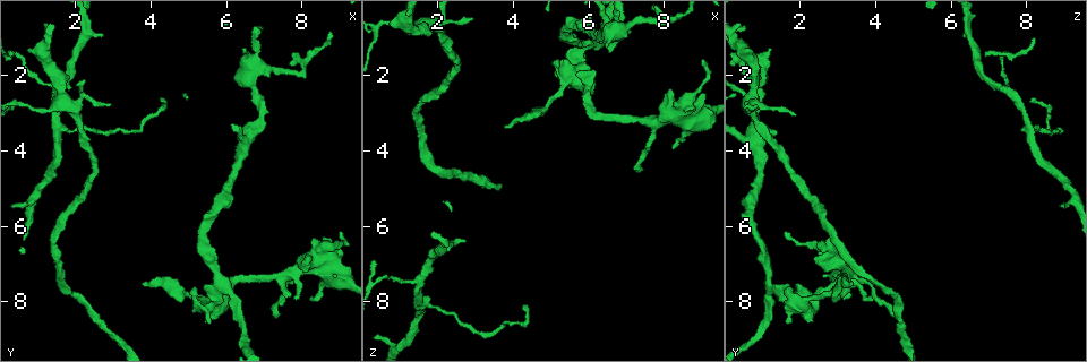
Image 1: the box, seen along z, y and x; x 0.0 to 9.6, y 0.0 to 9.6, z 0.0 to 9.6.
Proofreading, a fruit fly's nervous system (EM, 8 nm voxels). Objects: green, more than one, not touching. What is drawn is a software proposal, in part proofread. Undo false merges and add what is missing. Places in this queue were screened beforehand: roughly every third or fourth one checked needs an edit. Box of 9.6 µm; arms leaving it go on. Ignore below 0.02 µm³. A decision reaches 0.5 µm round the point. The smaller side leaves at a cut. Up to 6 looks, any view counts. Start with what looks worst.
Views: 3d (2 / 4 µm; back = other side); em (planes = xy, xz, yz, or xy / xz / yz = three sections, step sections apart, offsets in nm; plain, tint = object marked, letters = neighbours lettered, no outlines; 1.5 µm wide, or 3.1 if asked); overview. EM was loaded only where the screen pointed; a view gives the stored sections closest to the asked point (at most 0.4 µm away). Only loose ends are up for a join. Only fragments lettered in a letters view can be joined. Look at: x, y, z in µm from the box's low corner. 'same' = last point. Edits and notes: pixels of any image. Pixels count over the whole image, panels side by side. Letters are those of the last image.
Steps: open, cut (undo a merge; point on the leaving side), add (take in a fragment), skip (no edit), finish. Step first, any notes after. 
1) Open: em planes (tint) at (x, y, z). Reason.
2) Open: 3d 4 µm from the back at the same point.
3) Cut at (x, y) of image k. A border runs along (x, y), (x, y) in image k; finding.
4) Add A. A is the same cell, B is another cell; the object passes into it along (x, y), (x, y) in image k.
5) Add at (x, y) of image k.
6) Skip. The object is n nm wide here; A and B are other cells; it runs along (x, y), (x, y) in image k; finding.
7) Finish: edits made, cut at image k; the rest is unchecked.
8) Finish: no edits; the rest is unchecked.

Open: em yz step 4 (tint) at (5.80, 7.70, 1.30). Sharp bend.

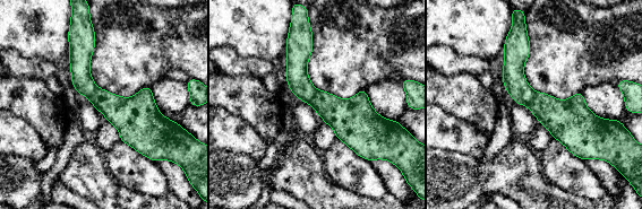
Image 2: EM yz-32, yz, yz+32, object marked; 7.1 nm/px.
Open: em planes (letters) at the same point. Another direction.

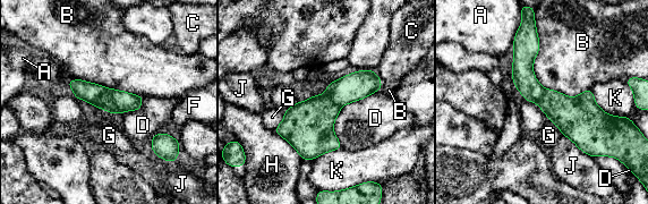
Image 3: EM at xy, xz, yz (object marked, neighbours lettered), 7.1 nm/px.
Cut at (125, 101) of image 3. The object is 170 nm wide here; A, B, C, D, F, G, H, J and K are other cells; a border runs along (103, 87), (118, 112) in image 3; two neurons meet here.

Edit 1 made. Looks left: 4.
Open: overview.

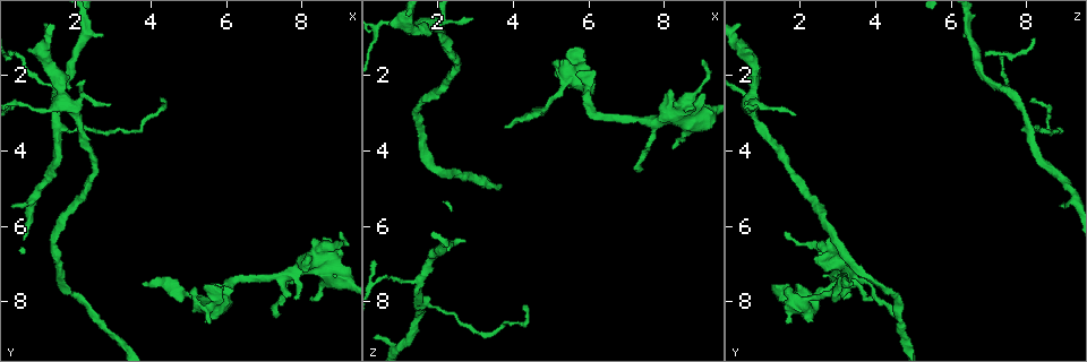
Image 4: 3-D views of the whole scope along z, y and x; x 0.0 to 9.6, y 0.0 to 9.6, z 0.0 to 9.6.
Open: em xz step 8 (letters) at (8.20, 6.85, 2.45). Free end.

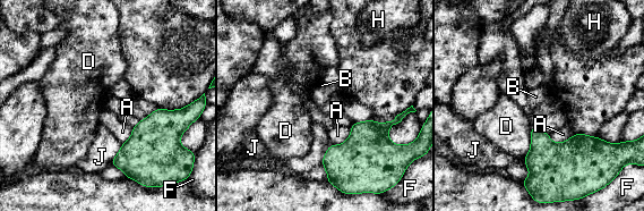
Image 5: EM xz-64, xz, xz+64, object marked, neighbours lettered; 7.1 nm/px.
Open: em planes (letters) at the same point. Another direction.

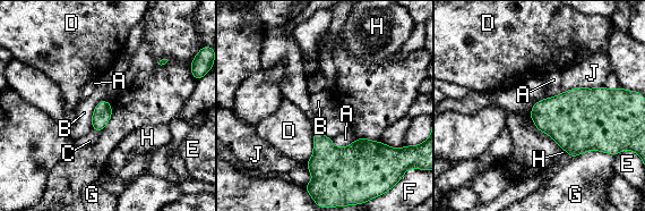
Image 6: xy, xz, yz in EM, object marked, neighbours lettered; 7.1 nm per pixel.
Skip. A, B, C, D, E, F, G, H and J are other cells; a border runs along (108, 100), (95, 106), (91, 128) in image 6; none of them fits.

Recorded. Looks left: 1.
Finish: edits made, cut at image 3; the rest is unchecked.

